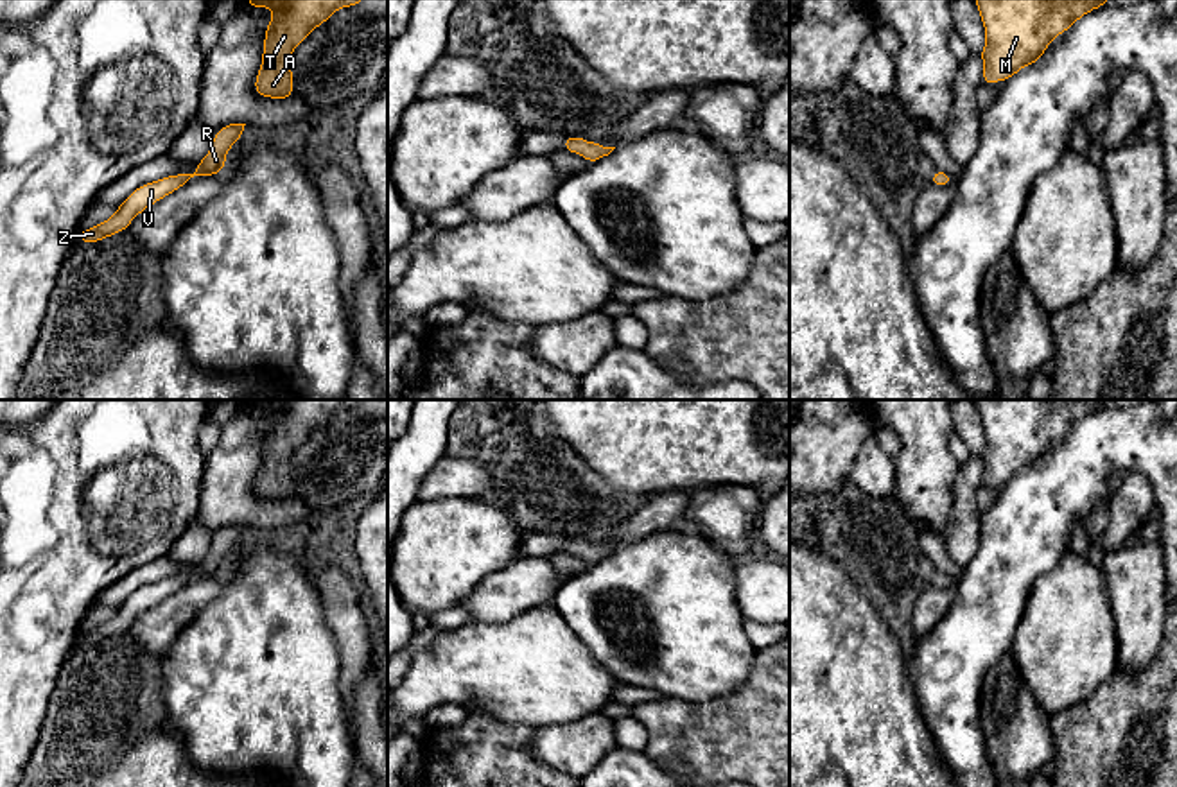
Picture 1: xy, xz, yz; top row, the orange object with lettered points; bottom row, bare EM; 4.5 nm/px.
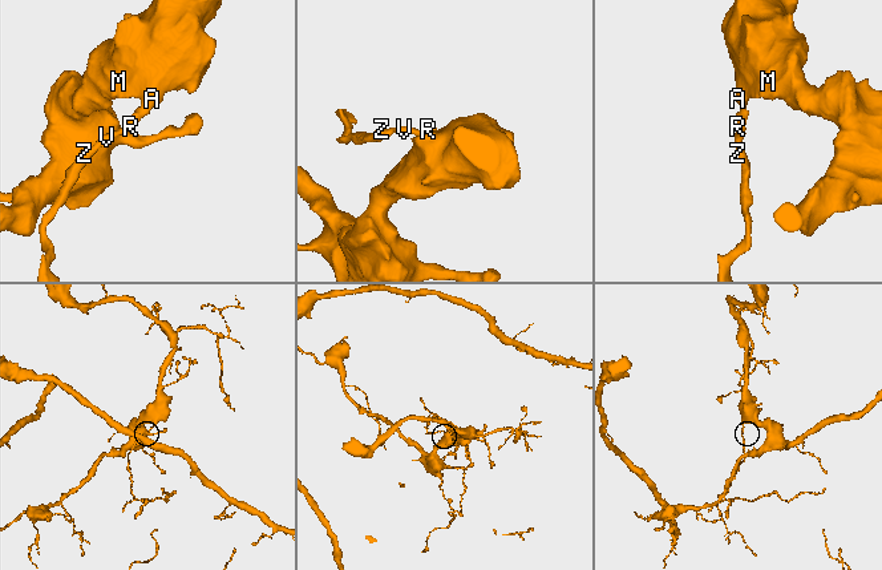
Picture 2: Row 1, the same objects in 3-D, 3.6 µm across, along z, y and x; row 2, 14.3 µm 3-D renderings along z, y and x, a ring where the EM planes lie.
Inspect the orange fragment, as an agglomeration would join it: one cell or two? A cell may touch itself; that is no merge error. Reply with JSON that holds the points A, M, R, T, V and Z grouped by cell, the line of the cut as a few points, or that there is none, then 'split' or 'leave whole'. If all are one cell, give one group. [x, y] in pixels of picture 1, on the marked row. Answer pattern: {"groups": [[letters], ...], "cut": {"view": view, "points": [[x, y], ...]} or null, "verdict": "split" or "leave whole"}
{"groups": [["A", "M", "R", "T", "V", "Z"]], "cut": null, "verdict": "leave whole"}

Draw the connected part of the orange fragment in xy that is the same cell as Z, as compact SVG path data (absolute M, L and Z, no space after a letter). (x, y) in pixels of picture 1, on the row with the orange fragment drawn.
M230 124L226 127L217 129L210 151L197 163L196 172L174 174L138 186L127 195L127 199L117 208L117 212L108 221L79 231L77 240L93 244L111 235L117 235L129 228L129 224L138 213L142 213L165 195L176 192L190 179L219 174L226 167L226 152L231 149L235 142L240 142L244 125L246 124Z

